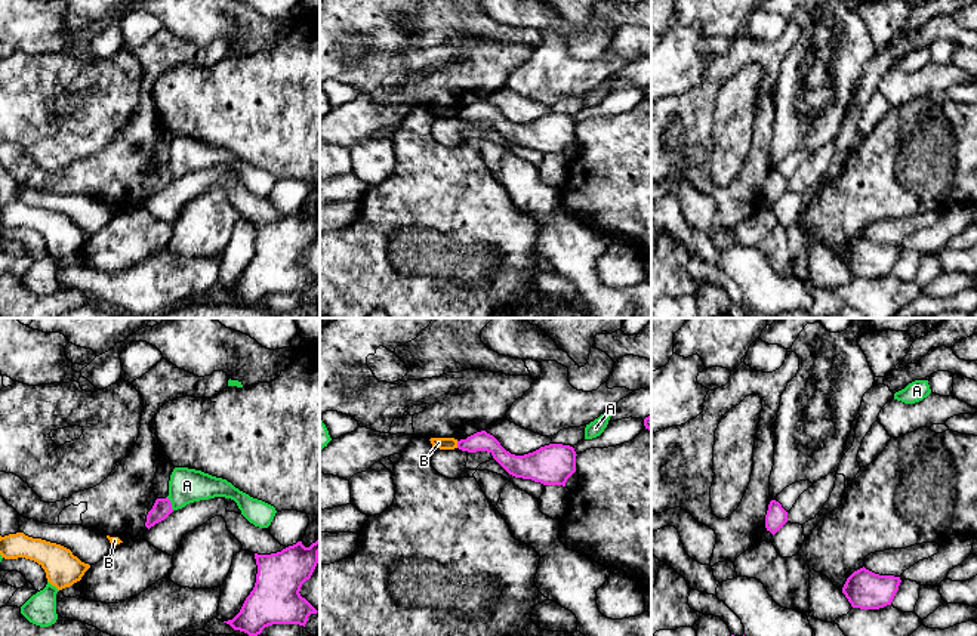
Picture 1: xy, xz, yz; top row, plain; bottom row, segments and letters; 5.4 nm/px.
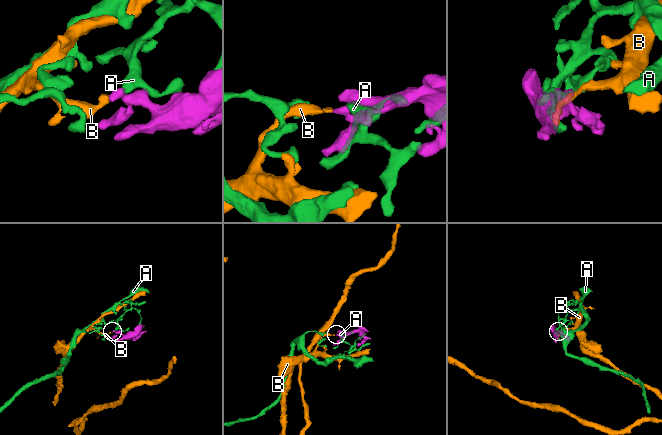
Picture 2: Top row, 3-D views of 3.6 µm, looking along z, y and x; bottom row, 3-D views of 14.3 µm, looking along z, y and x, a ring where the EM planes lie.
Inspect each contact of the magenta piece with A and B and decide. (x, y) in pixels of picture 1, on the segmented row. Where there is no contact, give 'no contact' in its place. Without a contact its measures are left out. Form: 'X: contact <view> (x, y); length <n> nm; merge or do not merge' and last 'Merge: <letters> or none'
A: contact xy (170, 503); length 80 nm; do not merge
B: contact xz (458, 444); length 40 nm; do not merge
Merge: none

